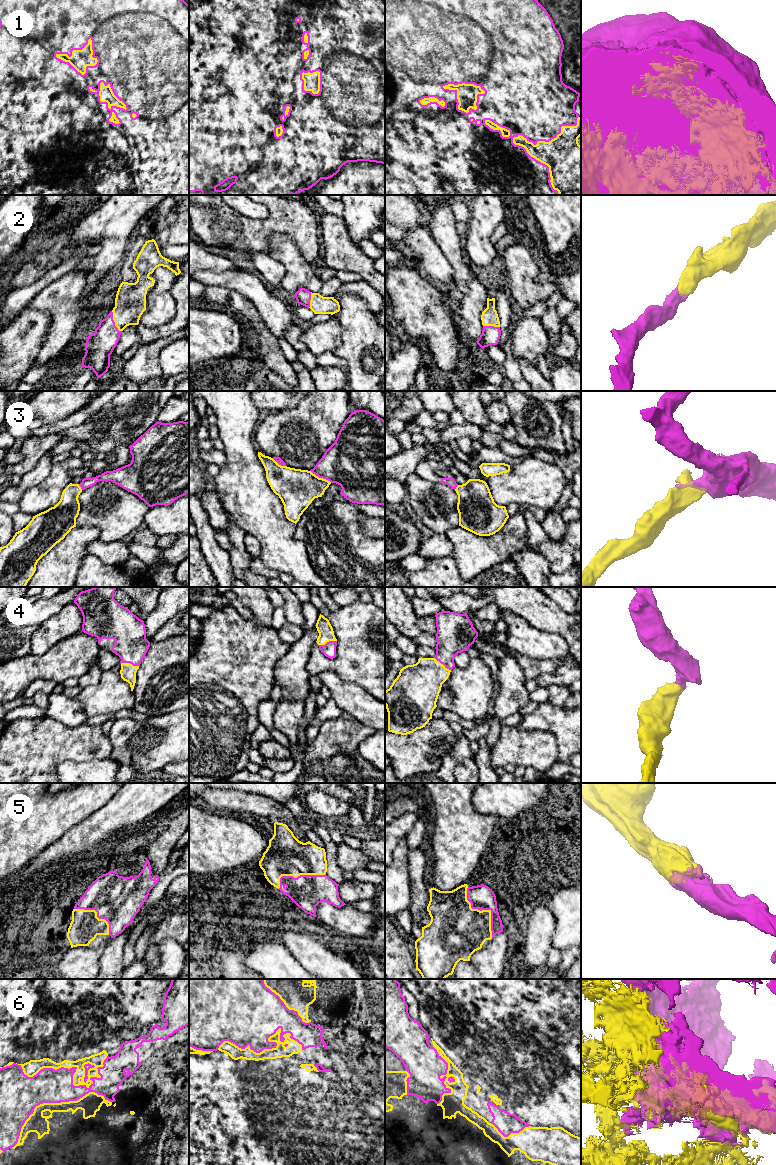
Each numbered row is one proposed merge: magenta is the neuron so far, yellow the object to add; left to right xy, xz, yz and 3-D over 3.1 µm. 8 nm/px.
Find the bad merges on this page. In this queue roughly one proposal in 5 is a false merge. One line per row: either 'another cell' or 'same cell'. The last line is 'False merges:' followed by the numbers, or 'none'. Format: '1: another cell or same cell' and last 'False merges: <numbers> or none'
1: same cell
2: same cell
3: another cell
4: same cell
5: same cell
6: another cell
False merges: 3, 6

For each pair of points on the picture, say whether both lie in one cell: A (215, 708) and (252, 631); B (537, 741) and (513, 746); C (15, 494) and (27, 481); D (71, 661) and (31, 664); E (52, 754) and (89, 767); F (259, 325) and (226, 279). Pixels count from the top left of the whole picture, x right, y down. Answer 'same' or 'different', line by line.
A: same
B: same
C: same
D: same
E: different
F: different

